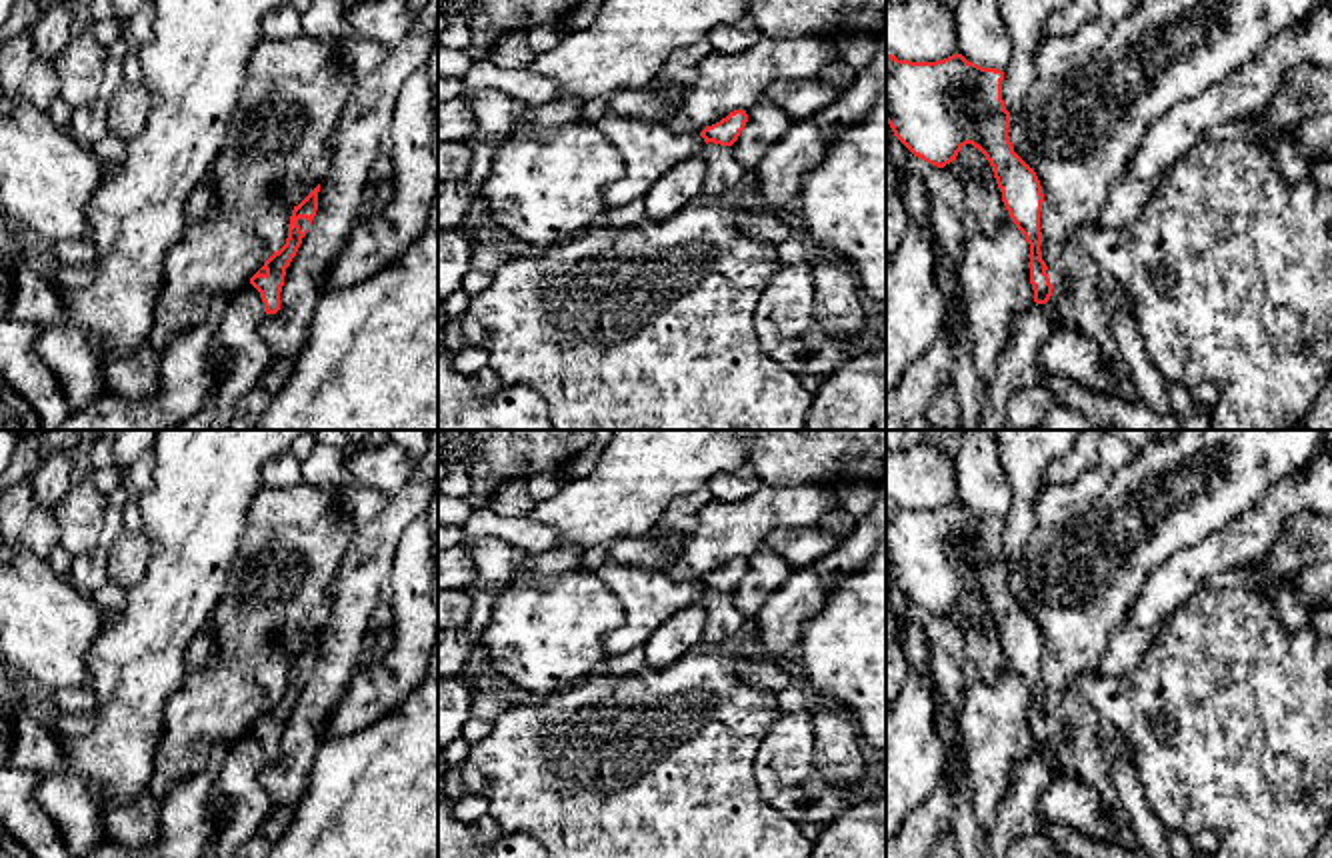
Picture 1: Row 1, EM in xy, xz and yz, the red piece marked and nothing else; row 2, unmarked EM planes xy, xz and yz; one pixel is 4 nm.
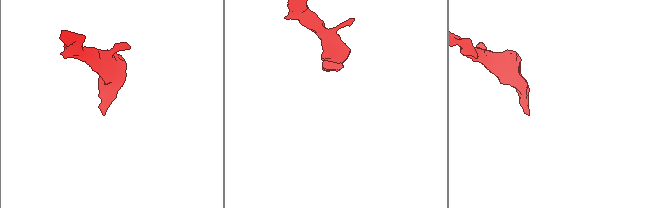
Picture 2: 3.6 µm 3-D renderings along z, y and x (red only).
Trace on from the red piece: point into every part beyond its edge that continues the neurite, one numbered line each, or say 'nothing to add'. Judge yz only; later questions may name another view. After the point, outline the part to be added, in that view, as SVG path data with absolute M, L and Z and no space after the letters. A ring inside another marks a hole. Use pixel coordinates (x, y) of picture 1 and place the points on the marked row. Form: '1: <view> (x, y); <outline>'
1: yz (1074, 276); M1070 238L1046 274L1052 284L1056 322L1096 342L1104 368L1118 382L1114 398L1140 402L1130 368L1110 332L1110 304L1100 290L1100 268L1096 262Z

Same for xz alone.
1: xz (722, 170); M708 142L702 156L706 162L704 196L732 190L744 176L746 168L736 160L732 146Z

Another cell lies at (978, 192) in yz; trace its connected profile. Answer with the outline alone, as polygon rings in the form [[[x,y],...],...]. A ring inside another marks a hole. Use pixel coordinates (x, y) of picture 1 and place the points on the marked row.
[[[972,144],[944,168],[910,156],[906,170],[916,174],[928,192],[930,226],[944,250],[946,270],[956,276],[970,232],[992,234],[1010,218],[986,156]]]

